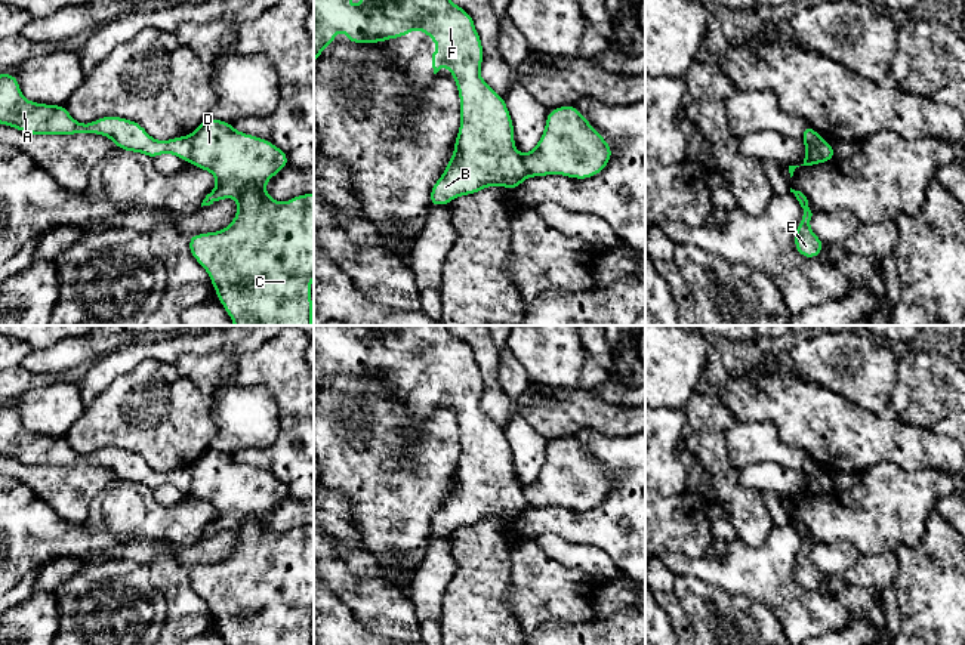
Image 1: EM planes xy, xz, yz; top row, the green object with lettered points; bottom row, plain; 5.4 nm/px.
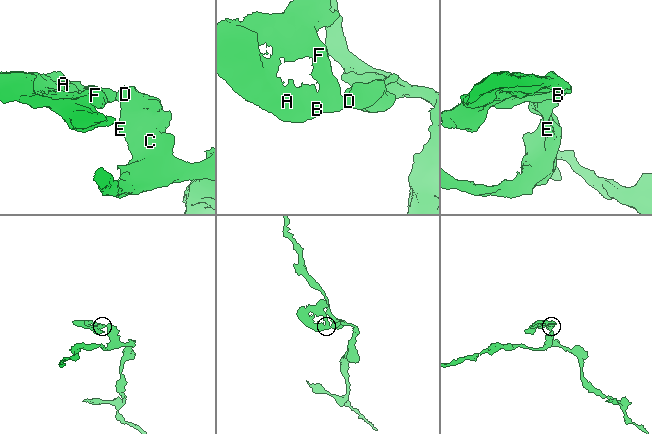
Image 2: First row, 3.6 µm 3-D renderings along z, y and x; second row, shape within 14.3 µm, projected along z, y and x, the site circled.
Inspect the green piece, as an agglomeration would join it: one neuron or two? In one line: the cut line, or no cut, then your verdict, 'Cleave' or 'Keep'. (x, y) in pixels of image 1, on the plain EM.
Split along xy (187, 468), (191, 474), (190, 491). Cleave

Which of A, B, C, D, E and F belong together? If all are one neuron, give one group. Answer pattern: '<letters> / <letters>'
A B F / C D E

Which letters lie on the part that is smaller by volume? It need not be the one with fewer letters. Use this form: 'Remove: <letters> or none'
Remove: A, B, F

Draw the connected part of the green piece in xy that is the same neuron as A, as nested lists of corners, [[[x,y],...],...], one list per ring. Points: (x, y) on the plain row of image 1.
[[[13,404],[0,405],[0,456],[12,457],[28,466],[104,466],[117,479],[142,484],[149,490],[173,485],[188,494],[192,484],[192,473],[188,467],[155,472],[133,451],[108,447],[83,456],[70,447],[65,436],[31,433],[22,428]]]

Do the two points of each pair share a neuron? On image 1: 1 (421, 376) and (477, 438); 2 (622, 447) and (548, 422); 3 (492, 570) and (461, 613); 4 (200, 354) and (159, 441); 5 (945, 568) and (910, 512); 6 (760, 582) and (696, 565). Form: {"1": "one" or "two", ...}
{"1": "one", "2": "two", "3": "one", "4": "two", "5": "two", "6": "one"}

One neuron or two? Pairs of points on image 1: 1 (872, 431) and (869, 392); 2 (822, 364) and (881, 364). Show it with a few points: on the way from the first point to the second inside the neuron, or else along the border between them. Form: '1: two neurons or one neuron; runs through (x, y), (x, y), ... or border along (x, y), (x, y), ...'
1: two neurons; border along (839, 394), (878, 414), (891, 414)
2: one neuron; runs through (836, 364), (866, 364)

